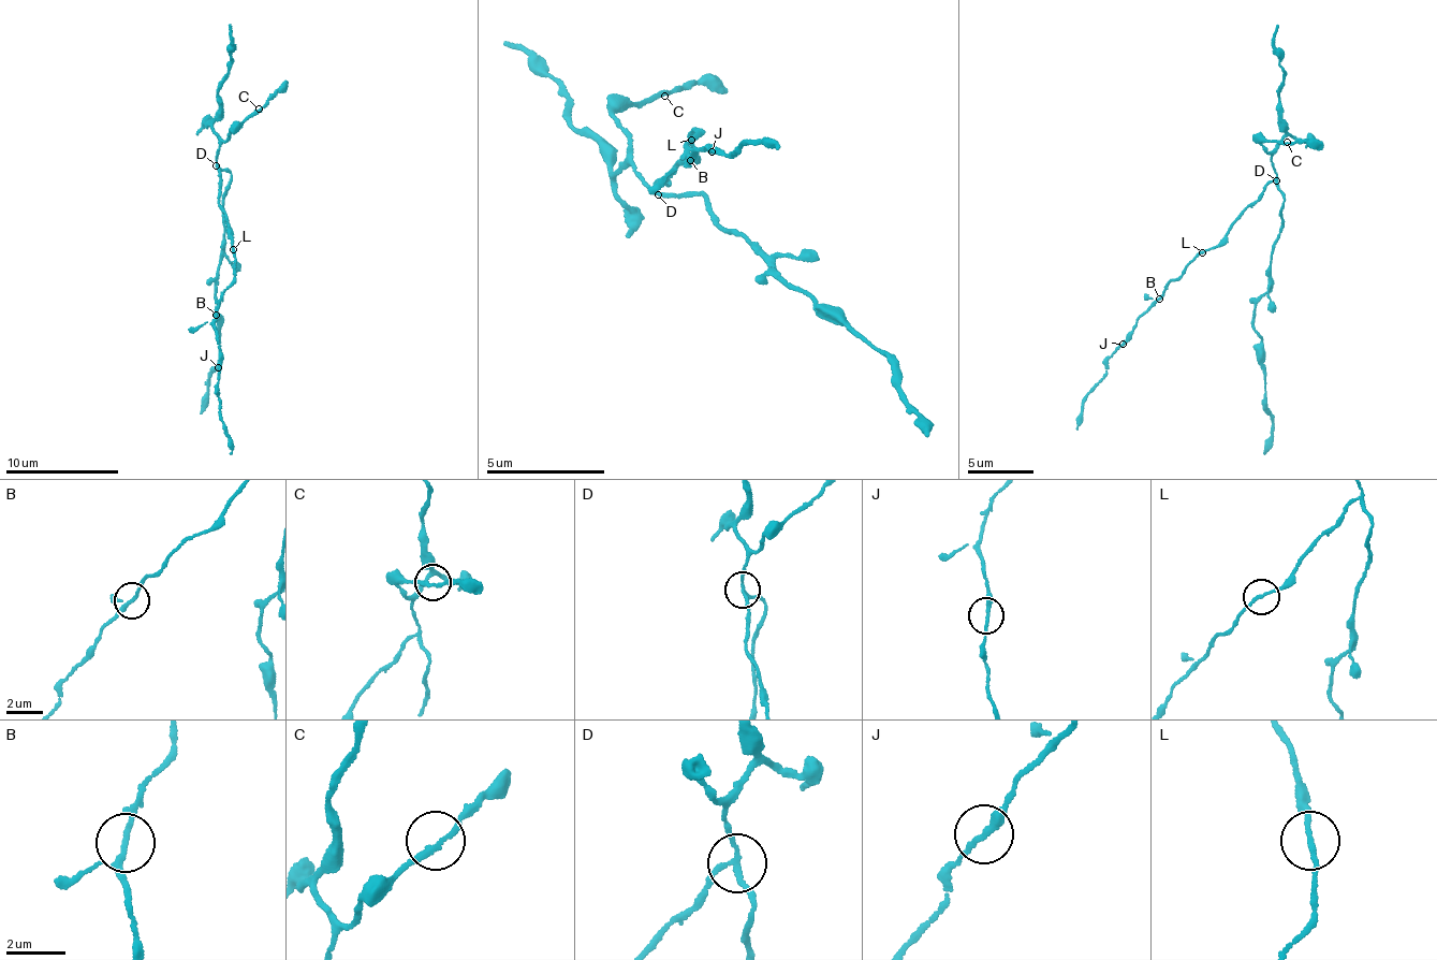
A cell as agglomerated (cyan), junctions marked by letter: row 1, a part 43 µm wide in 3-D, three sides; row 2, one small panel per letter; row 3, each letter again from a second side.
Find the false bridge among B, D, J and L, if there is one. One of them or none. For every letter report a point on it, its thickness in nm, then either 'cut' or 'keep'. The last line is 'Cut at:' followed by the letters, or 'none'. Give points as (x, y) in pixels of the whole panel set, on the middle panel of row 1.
B: (690, 160) | 160 nm | keep
D: (658, 194) | 140 nm | cut
J: (712, 151) | 190 nm | keep
L: (691, 140) | 160 nm | keep
Cut at: D

